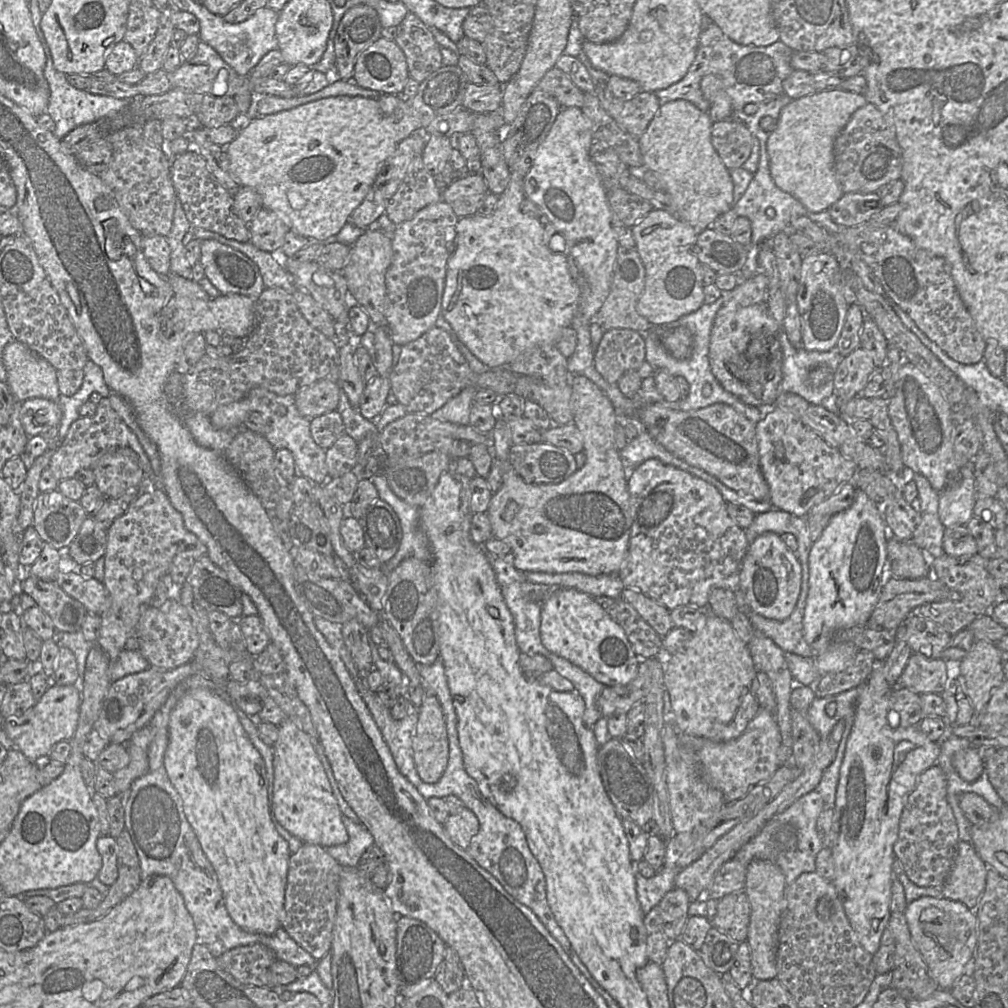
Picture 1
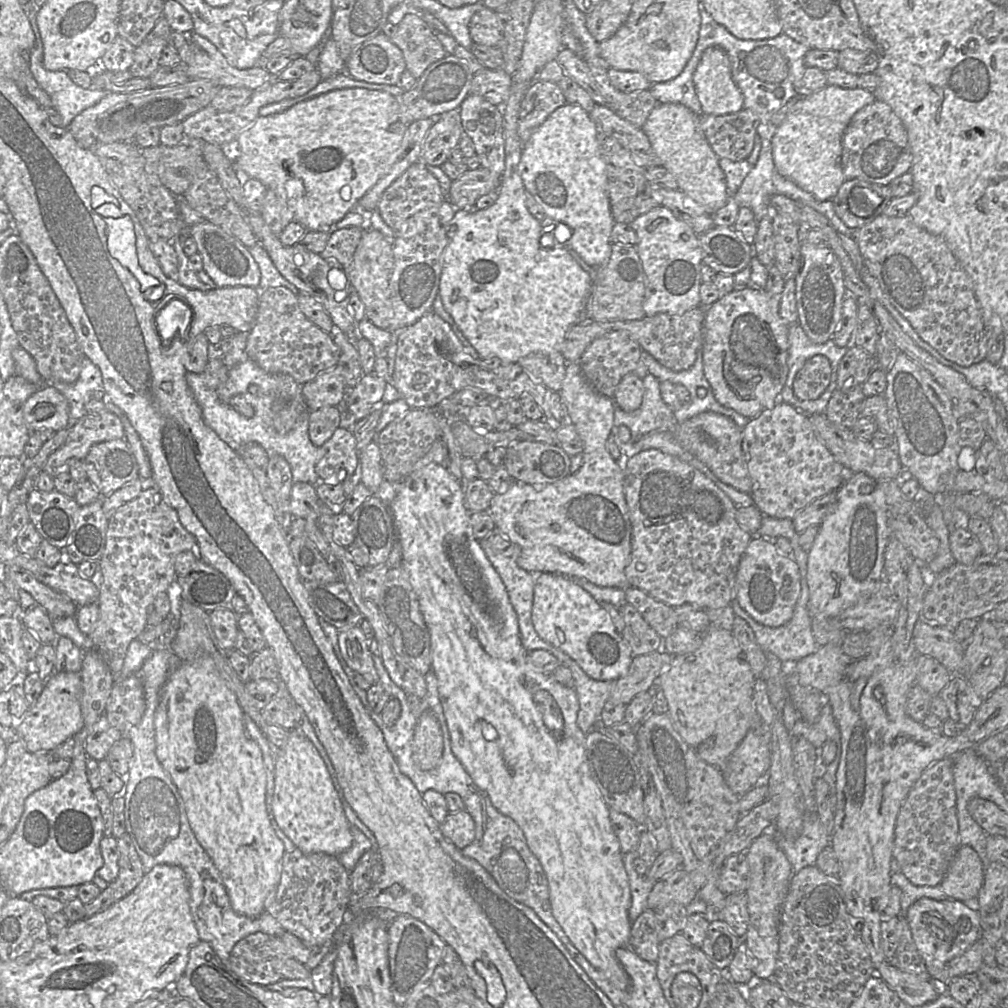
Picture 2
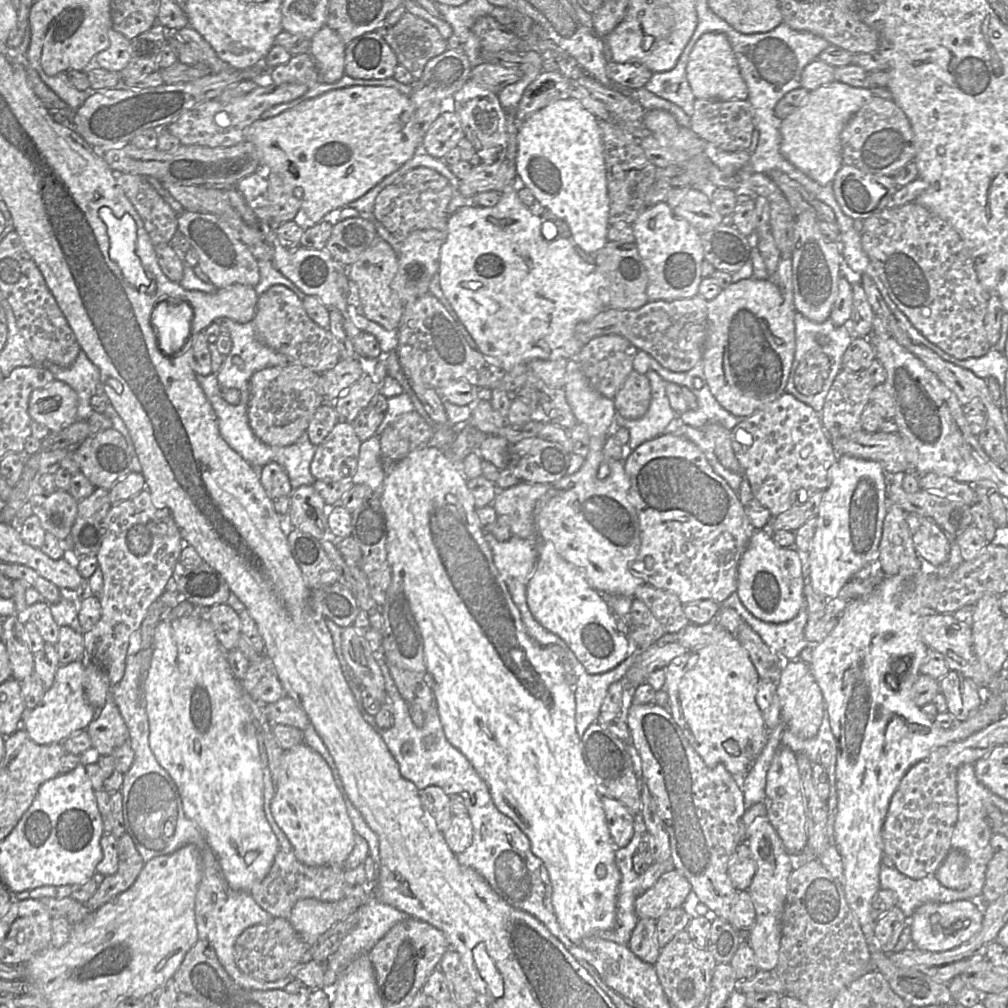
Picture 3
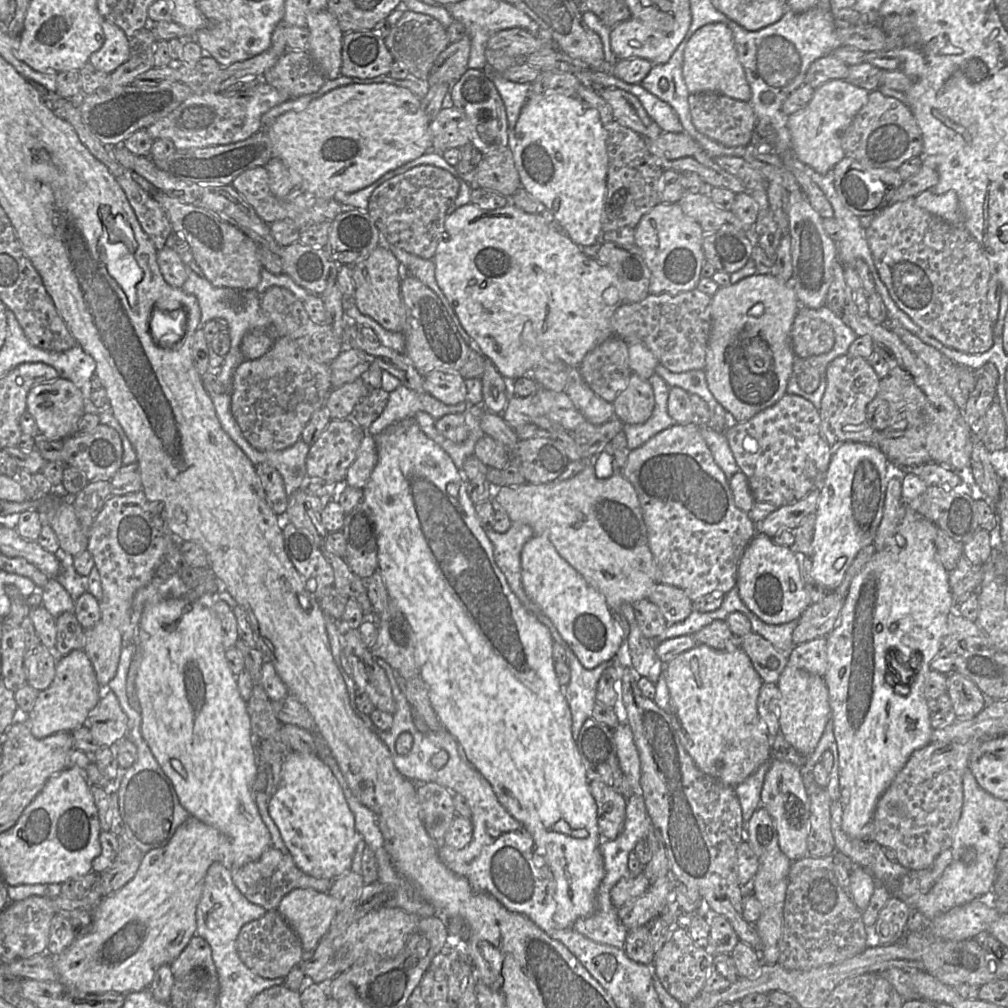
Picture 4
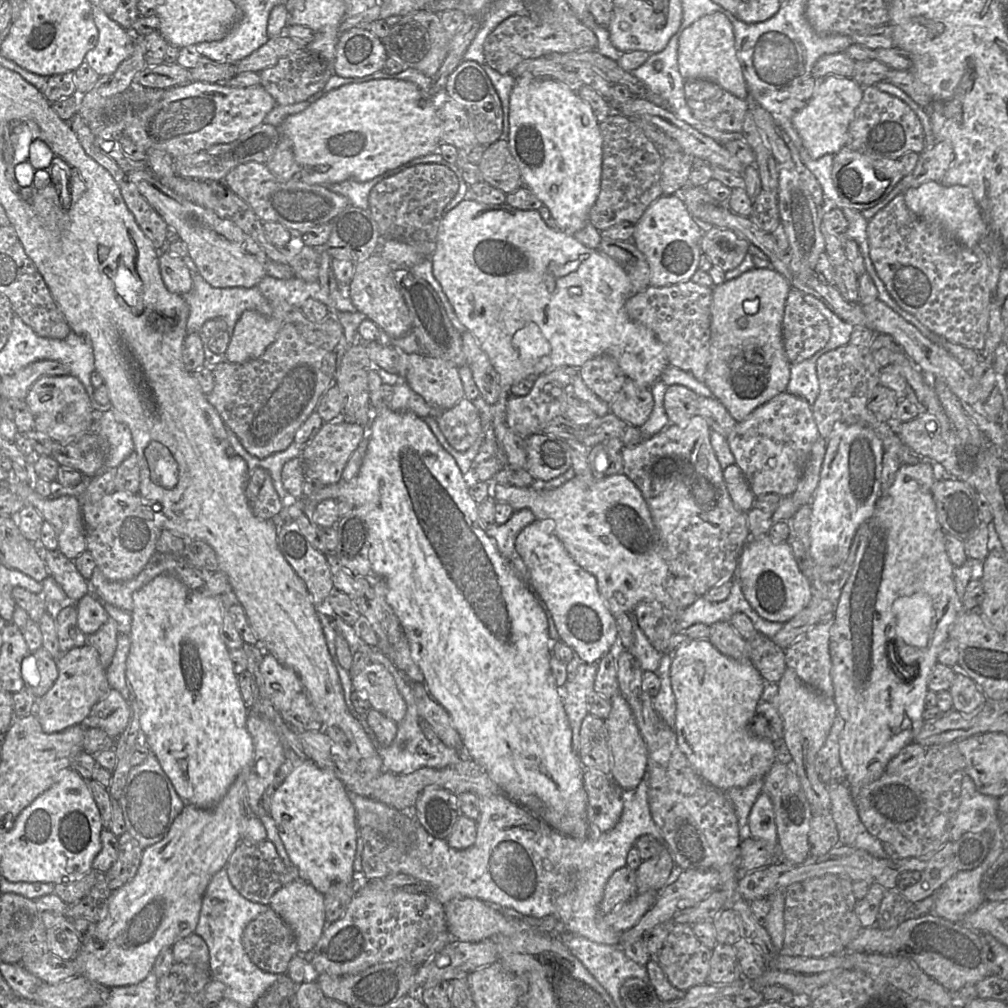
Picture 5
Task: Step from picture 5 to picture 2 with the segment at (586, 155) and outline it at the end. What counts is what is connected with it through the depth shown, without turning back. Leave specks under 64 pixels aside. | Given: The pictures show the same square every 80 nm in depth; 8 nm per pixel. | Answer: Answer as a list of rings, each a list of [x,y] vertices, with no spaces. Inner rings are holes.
[[[578,104],[557,108],[525,143],[519,170],[526,190],[543,207],[546,215],[570,228],[570,237],[565,242],[570,253],[577,252],[592,266],[606,263],[612,251],[610,237],[615,221],[611,213],[606,165],[599,149],[598,132],[589,113]]]

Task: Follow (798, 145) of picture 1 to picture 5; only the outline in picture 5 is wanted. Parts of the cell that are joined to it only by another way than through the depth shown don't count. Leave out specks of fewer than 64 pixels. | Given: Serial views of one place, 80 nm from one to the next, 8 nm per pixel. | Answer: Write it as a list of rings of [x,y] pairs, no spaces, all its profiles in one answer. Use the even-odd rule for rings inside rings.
[[[829,75],[818,81],[814,95],[804,109],[792,118],[802,144],[809,156],[816,160],[826,154],[837,154],[848,142],[849,126],[863,99],[864,87],[852,78]]]

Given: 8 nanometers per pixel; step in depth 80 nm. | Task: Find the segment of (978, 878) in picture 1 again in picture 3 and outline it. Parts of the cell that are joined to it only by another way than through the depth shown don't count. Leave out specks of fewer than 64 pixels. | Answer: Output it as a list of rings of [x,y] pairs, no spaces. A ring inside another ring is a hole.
[[[951,850],[935,875],[946,888],[966,889],[972,880],[972,871],[966,854],[960,850]]]

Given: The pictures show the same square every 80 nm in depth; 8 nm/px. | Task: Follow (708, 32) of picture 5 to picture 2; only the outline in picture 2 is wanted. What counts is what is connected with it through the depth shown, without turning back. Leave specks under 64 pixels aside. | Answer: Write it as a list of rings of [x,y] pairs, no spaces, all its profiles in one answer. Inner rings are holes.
[[[709,47],[703,52],[693,82],[704,114],[720,116],[743,109],[743,95],[732,79],[730,60],[722,48]]]

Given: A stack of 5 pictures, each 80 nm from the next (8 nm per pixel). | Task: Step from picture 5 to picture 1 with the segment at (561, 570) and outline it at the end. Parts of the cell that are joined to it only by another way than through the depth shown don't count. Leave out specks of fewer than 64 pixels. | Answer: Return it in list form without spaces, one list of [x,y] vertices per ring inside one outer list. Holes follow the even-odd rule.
[[[570,587],[553,589],[540,607],[539,634],[547,650],[579,667],[605,687],[623,686],[636,677],[640,657],[634,653],[623,629],[584,592]]]

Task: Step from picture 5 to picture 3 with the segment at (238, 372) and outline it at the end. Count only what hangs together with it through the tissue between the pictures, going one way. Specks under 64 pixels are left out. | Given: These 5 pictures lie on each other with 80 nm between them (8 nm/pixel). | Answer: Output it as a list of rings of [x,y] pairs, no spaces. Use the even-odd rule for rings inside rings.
[[[294,363],[255,372],[250,379],[249,389],[249,426],[257,438],[270,446],[283,447],[295,443],[307,430],[315,411],[325,403],[322,374]]]

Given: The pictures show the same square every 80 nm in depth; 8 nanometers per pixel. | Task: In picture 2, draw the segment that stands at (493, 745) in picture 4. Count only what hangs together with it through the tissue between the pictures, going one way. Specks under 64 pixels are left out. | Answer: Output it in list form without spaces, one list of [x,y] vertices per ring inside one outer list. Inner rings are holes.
[[[431,463],[417,471],[412,471],[409,476],[407,476],[405,479],[400,481],[399,483],[392,483],[397,484],[395,485],[396,490],[396,496],[394,500],[389,505],[389,508],[393,514],[393,520],[395,524],[395,529],[397,533],[397,541],[401,546],[402,550],[402,560],[401,565],[399,567],[403,567],[406,569],[406,571],[409,574],[409,580],[412,585],[412,588],[414,592],[417,595],[420,611],[423,615],[425,624],[428,628],[429,634],[430,634],[430,647],[431,647],[431,670],[434,672],[437,683],[438,683],[438,693],[439,693],[439,700],[441,702],[444,717],[446,720],[447,728],[450,735],[450,743],[451,743],[451,749],[455,755],[455,757],[462,763],[466,771],[471,776],[474,783],[483,791],[485,791],[493,806],[503,815],[510,817],[512,820],[514,820],[517,825],[521,828],[521,830],[524,833],[524,836],[526,838],[527,845],[530,849],[530,851],[534,854],[534,856],[539,860],[545,874],[548,880],[548,886],[549,886],[549,897],[550,897],[550,904],[552,909],[552,914],[555,918],[555,920],[558,922],[562,930],[564,931],[565,935],[569,939],[569,941],[573,944],[573,946],[589,961],[589,963],[598,971],[600,971],[606,979],[608,979],[616,988],[620,990],[627,990],[627,988],[630,986],[630,978],[627,972],[624,970],[620,962],[617,960],[615,952],[618,948],[621,947],[628,947],[628,942],[630,938],[630,933],[632,929],[632,923],[629,919],[629,908],[631,905],[631,892],[629,887],[629,880],[626,873],[626,870],[624,868],[623,864],[623,854],[620,850],[620,843],[617,838],[617,836],[614,833],[610,817],[609,817],[609,806],[606,804],[606,802],[603,800],[602,794],[594,781],[594,779],[591,776],[590,768],[587,762],[586,758],[586,752],[585,752],[585,737],[586,734],[584,734],[580,728],[577,725],[577,713],[579,709],[578,700],[576,697],[576,693],[574,689],[568,688],[559,682],[557,682],[552,674],[544,674],[538,672],[534,666],[531,664],[528,658],[528,651],[526,651],[520,640],[519,635],[519,628],[518,628],[518,620],[517,615],[509,601],[509,597],[507,594],[507,591],[505,589],[505,586],[496,572],[496,570],[491,565],[490,561],[488,560],[483,548],[480,545],[479,540],[477,540],[472,531],[471,526],[471,512],[466,508],[465,506],[465,492],[461,486],[461,484],[454,478],[454,476],[447,470],[445,464],[435,464]]]

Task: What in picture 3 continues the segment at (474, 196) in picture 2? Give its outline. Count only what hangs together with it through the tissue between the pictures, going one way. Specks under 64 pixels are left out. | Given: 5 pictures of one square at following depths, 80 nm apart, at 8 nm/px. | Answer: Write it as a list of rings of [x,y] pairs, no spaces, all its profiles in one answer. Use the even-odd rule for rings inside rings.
[[[505,158],[492,164],[481,163],[460,180],[459,191],[467,198],[480,192],[503,192],[507,185],[517,184],[517,175],[516,161]]]

